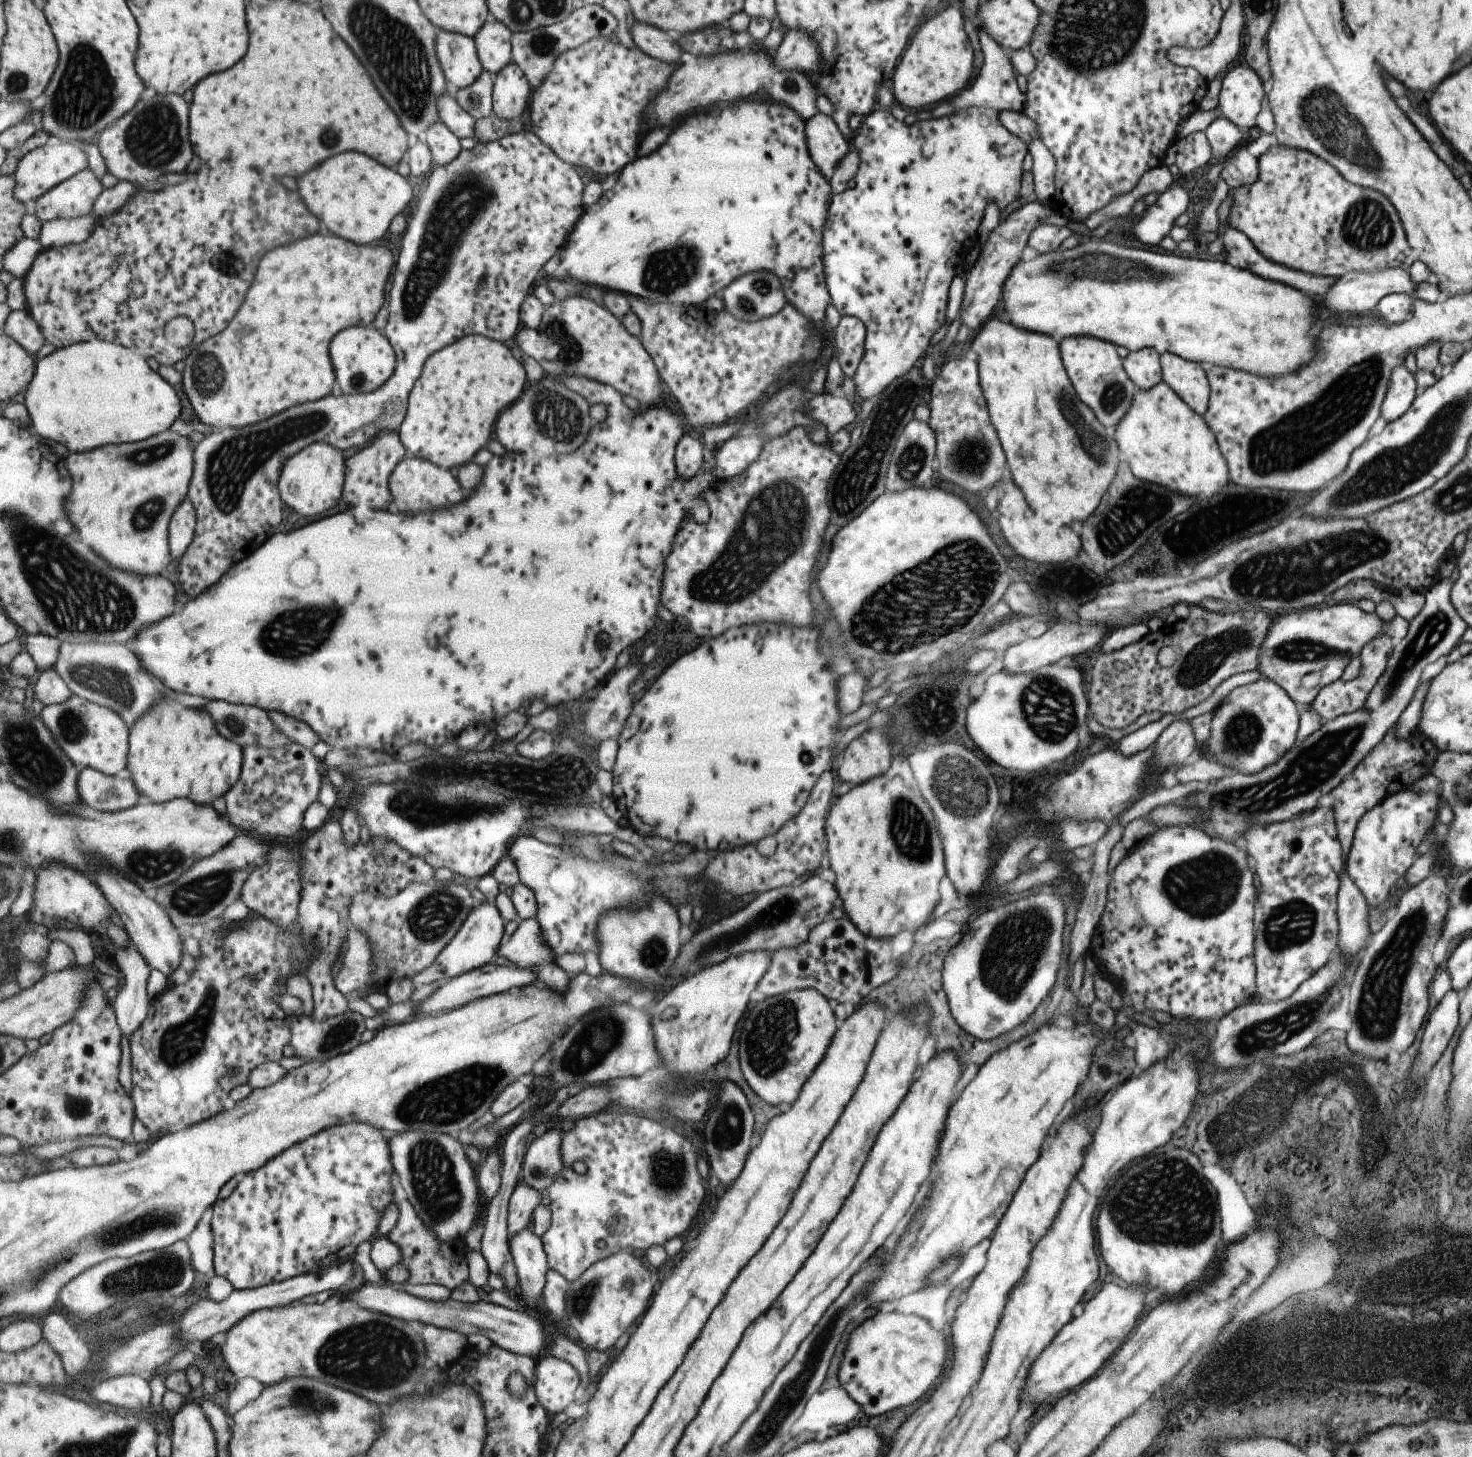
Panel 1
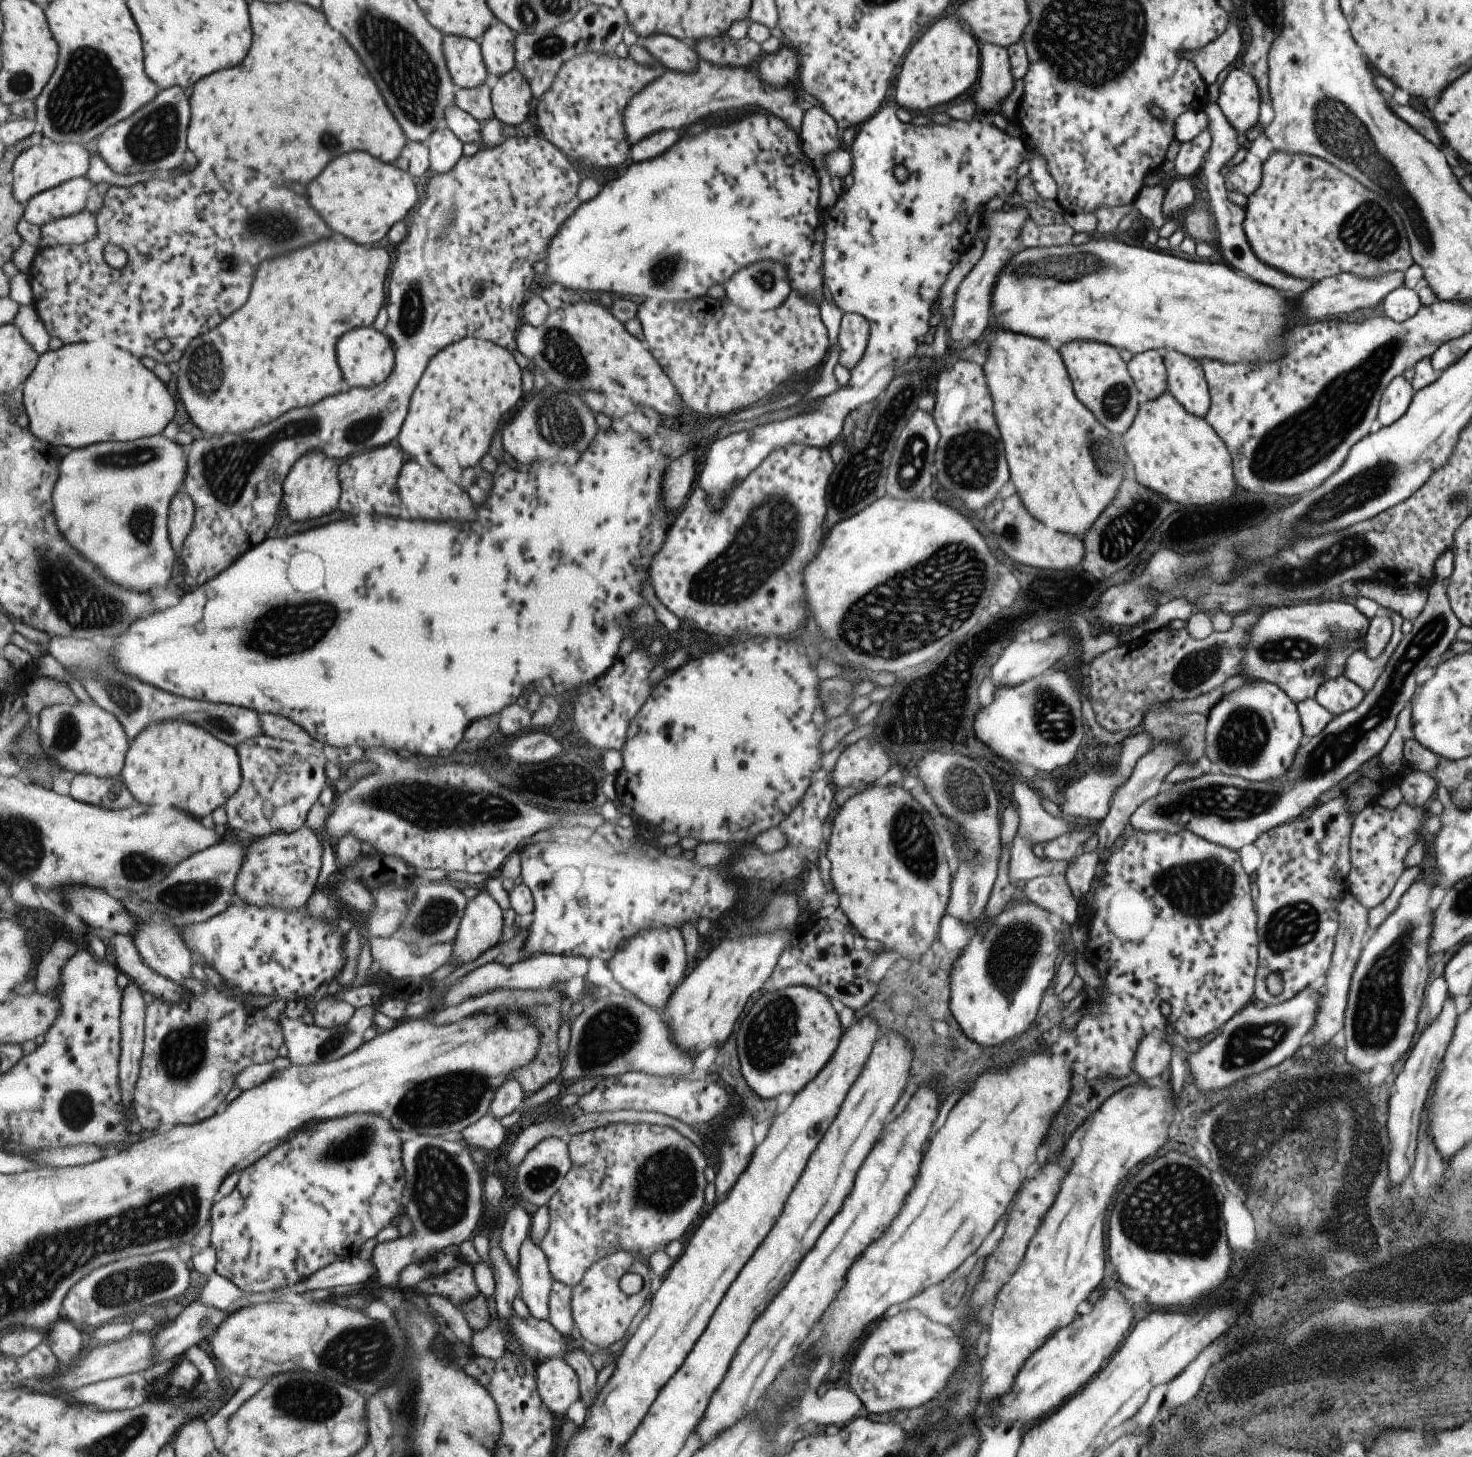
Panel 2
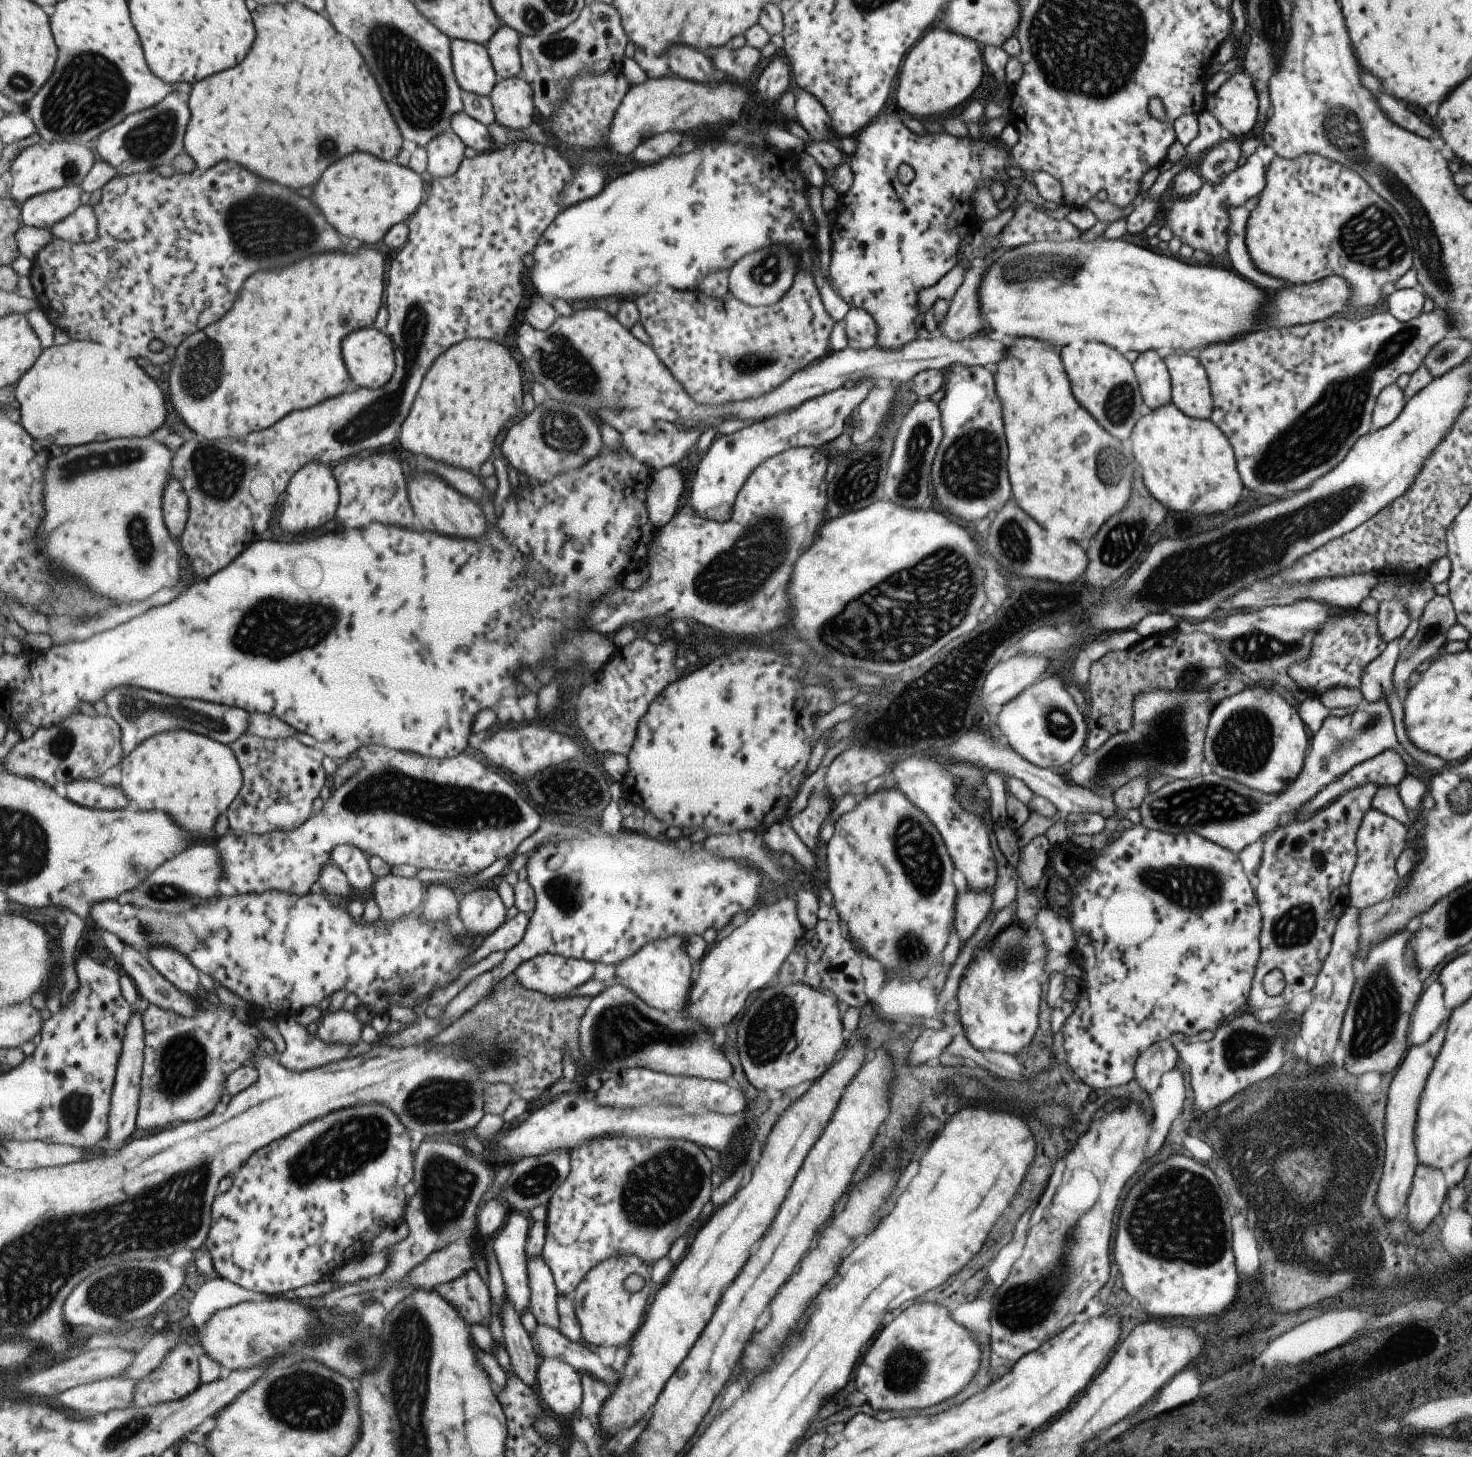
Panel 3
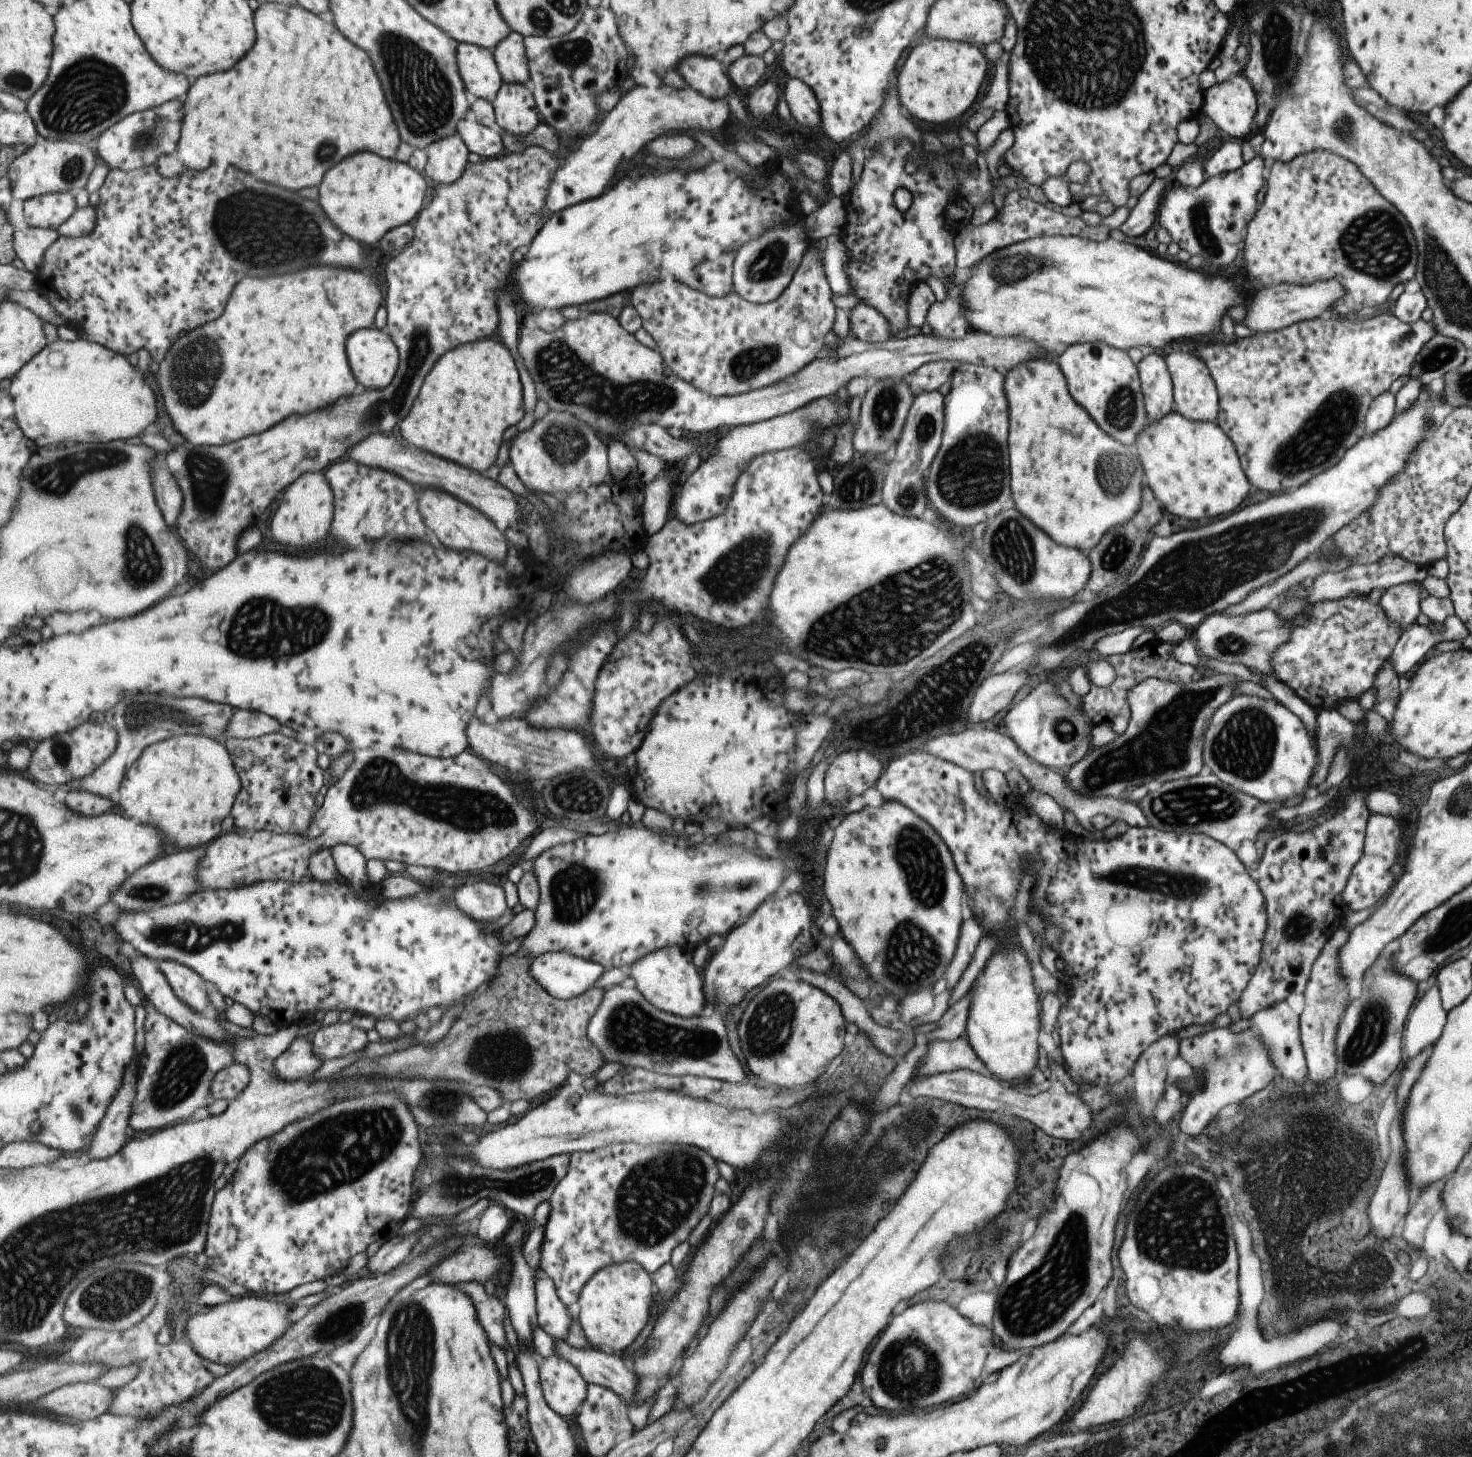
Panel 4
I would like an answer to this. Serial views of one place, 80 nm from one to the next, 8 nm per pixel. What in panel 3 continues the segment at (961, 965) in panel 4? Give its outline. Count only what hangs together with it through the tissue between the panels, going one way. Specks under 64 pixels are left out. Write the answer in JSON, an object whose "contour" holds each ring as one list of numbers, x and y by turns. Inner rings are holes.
{"contour":[[969,890,957,892,953,906,953,927,958,935,958,950,976,932,979,924,989,914,992,894,987,890]]}

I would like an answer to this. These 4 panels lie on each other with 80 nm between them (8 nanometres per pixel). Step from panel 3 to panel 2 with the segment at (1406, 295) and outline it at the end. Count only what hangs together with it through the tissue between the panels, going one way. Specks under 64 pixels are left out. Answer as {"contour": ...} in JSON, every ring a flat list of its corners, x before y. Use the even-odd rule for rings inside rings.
{"contour":[[1405,287,1391,290,1391,294,1387,294,1381,302,1383,314,1397,323,1412,318,1420,306,1415,289,1409,290]]}

